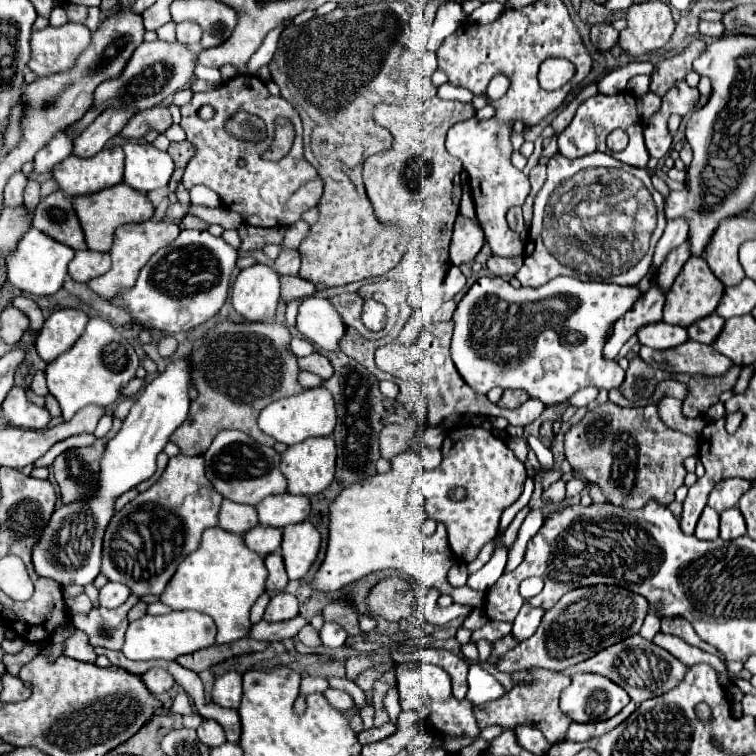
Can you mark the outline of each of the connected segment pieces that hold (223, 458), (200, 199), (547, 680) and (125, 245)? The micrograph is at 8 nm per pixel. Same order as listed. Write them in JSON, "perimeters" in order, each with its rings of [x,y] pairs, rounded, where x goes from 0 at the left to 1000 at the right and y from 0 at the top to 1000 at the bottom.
{"perimeters":[[[[291,570],[280,583],[278,594],[270,599],[272,631],[280,636],[283,647],[312,665],[339,668],[354,655],[378,652],[378,631],[370,626],[370,602],[352,589],[328,581],[320,570]]],[[[259,245],[257,250],[251,250],[251,263],[257,269],[275,269],[278,274],[291,274],[291,261],[278,250],[278,247],[270,247],[270,245]]],[[[701,885],[706,893],[712,893],[712,903],[706,903],[706,909],[680,909],[677,914],[672,914],[667,922],[638,930],[638,933],[627,933],[627,948],[635,964],[646,962],[646,959],[661,959],[661,962],[675,962],[675,956],[688,956],[688,959],[704,959],[712,962],[722,978],[728,983],[738,983],[746,978],[751,959],[757,956],[754,948],[749,948],[741,935],[738,935],[738,925],[746,909],[754,906],[754,896],[735,890],[735,888],[712,888],[712,885]]],[[[188,292],[188,295],[167,295],[161,300],[153,303],[151,308],[151,324],[148,329],[143,332],[146,340],[148,340],[148,353],[140,364],[130,366],[130,369],[122,369],[116,374],[116,380],[132,390],[135,396],[140,398],[148,398],[161,382],[172,382],[177,380],[180,374],[180,366],[183,366],[183,358],[193,351],[193,345],[214,327],[220,327],[220,321],[230,319],[233,311],[238,308],[238,300],[228,292]]]]}

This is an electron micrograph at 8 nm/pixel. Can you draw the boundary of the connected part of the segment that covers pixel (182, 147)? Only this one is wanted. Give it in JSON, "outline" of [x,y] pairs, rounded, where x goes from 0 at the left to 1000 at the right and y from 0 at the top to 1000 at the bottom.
{"outline":[[[251,187],[225,189],[222,202],[228,205],[228,210],[230,210],[230,216],[233,216],[233,224],[230,224],[230,229],[228,229],[228,237],[225,237],[225,242],[222,242],[222,253],[230,255],[233,245],[238,242],[238,234],[241,234],[241,229],[243,229],[243,221],[249,218],[249,213],[251,213],[251,210],[257,208],[257,202],[259,202],[259,194],[257,194]]]}

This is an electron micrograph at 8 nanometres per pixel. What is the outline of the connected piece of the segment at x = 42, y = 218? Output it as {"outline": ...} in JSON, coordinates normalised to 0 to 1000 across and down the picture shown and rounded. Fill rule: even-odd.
{"outline":[[[71,253],[50,269],[42,300],[95,329],[114,329],[103,287],[98,284],[93,263],[82,253]]]}

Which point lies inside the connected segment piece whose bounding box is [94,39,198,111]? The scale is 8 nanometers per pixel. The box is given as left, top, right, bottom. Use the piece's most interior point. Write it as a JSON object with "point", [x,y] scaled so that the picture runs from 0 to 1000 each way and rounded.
{"point":[188,114]}

